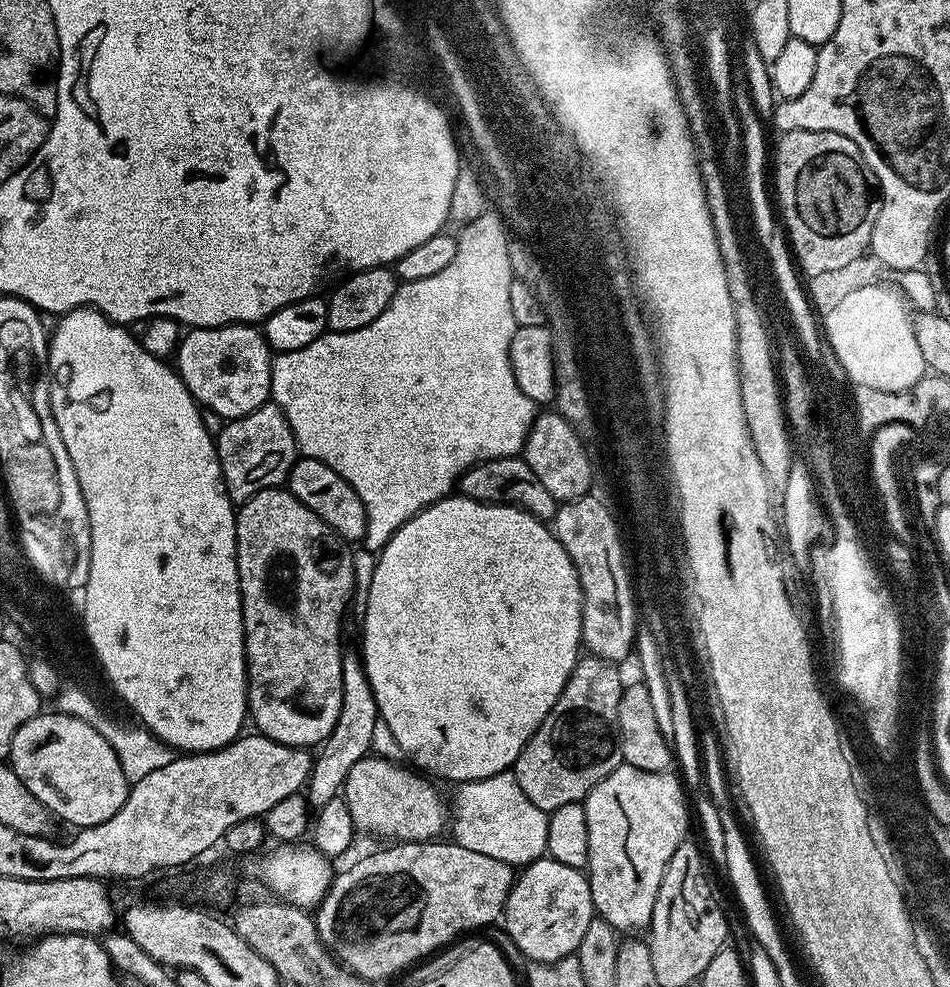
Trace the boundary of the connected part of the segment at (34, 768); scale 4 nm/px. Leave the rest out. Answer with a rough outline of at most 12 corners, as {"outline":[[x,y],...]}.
{"outline":[[41,711],[7,759],[53,817],[122,810],[118,754],[82,718]]}

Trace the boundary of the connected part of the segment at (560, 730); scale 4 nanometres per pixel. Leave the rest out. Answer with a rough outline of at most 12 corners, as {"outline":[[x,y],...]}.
{"outline":[[577,660],[518,754],[552,813],[622,763],[615,663]]}

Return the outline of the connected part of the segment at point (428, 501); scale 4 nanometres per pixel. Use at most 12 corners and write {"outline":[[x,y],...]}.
{"outline":[[506,224],[272,362],[379,553],[538,407]]}

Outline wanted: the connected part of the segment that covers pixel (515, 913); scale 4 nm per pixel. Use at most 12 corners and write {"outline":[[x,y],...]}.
{"outline":[[581,869],[515,877],[502,927],[529,961],[573,955],[594,919]]}

